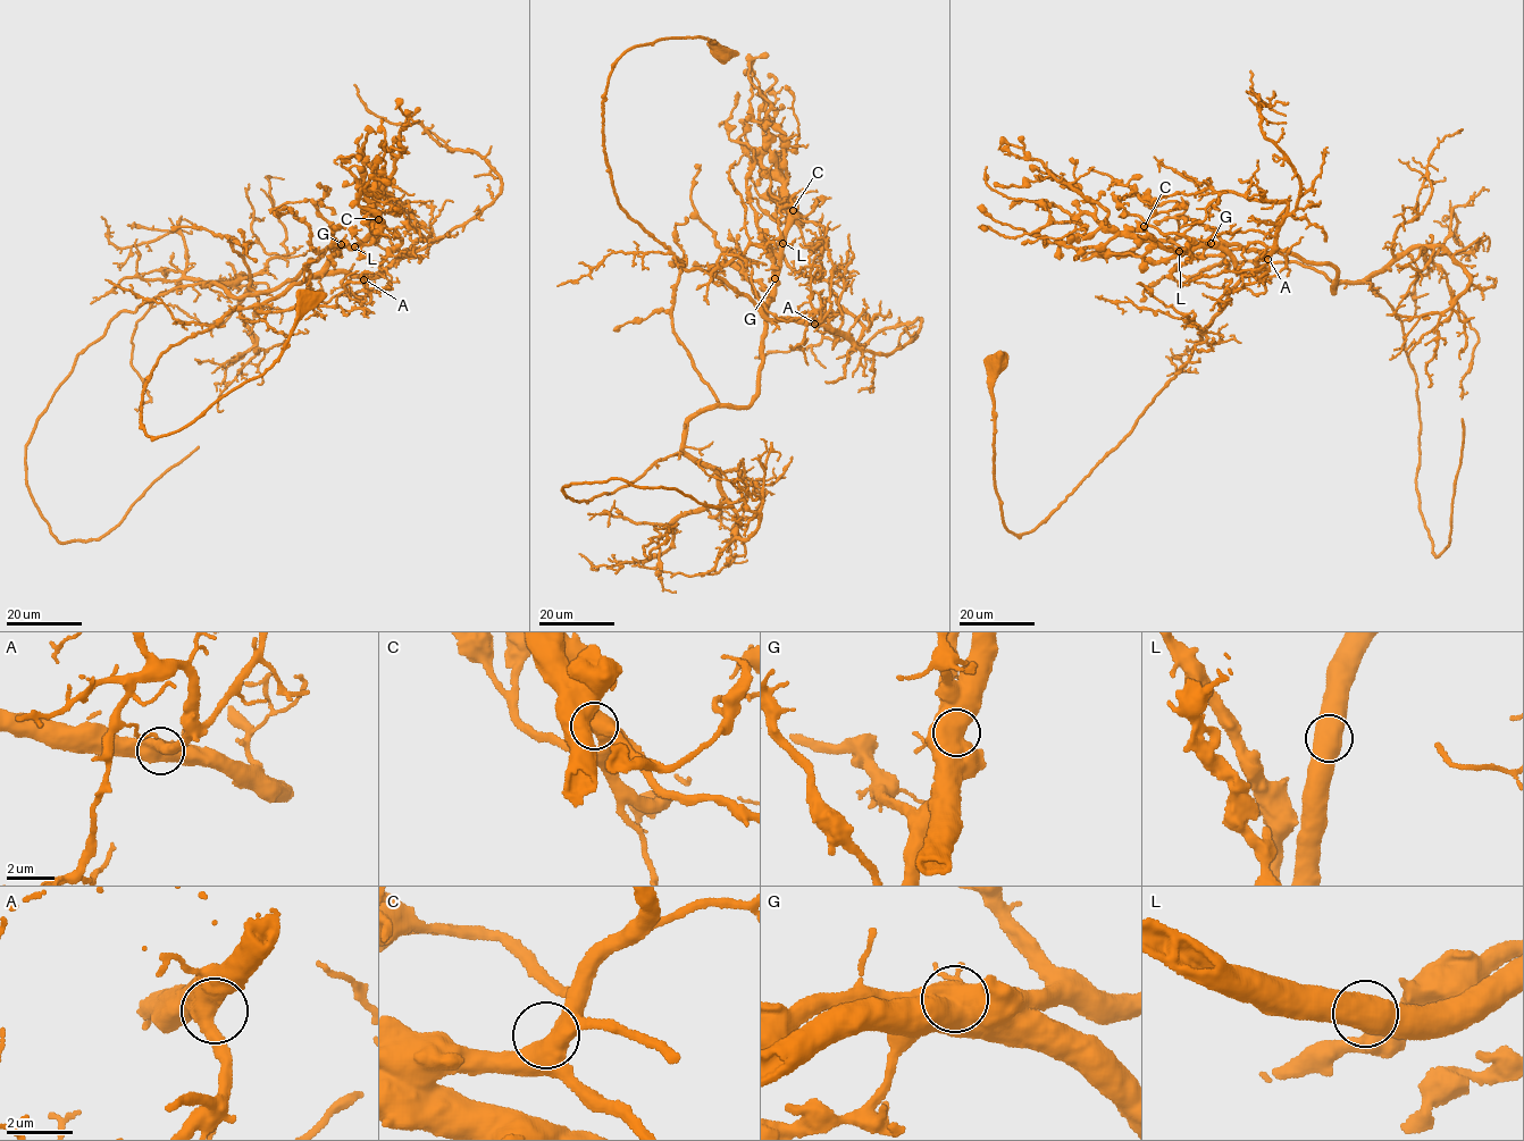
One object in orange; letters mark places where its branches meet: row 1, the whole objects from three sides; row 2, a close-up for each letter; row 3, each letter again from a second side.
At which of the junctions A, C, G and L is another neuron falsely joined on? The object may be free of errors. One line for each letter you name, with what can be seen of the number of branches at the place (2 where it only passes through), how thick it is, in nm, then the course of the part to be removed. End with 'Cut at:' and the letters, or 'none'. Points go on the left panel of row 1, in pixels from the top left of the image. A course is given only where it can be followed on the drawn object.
G: branches 2; calibre 850 nm; course (341, 243), (271, 290), (177, 286), (122, 311), (36, 422), (26, 484), (59, 542), (98, 540), (199, 446)
Cut at: G

